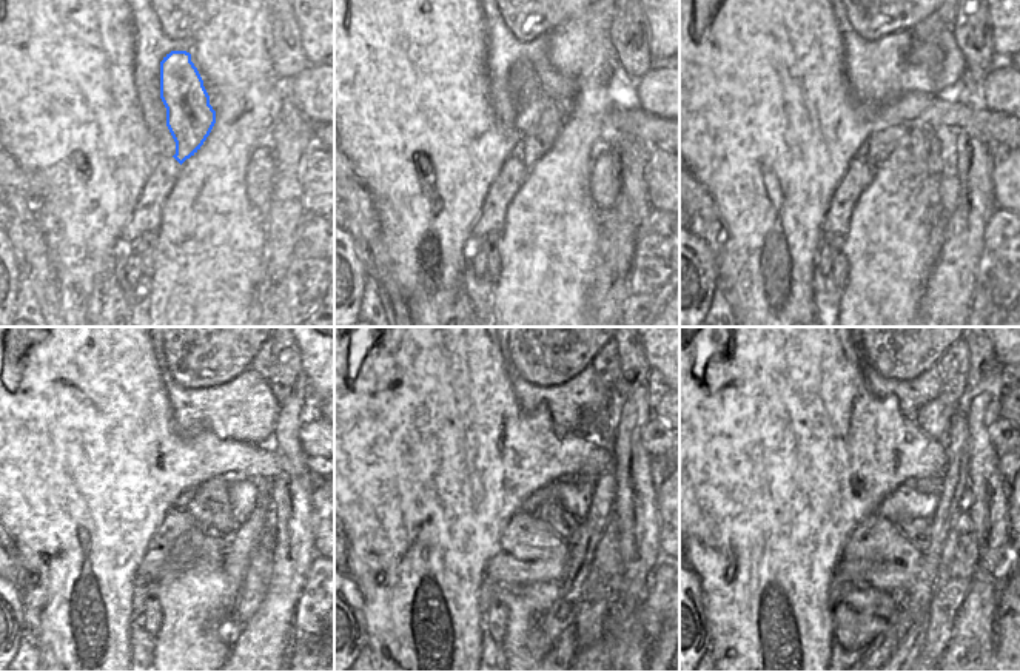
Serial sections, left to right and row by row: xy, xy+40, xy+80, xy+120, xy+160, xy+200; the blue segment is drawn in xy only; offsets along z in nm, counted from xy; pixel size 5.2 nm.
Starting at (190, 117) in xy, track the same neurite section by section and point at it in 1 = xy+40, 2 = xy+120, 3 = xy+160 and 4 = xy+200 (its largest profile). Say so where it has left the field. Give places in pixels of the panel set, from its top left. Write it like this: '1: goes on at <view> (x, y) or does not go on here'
1: goes on at xy+40 (538, 119)
2: goes on at xy+120 (210, 509)
3: goes on at xy+160 (564, 524)
4: goes on at xy+200 (915, 530)

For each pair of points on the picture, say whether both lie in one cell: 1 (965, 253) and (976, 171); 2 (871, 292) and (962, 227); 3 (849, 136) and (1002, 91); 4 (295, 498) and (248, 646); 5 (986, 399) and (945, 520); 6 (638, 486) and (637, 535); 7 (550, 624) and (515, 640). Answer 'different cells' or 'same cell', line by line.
1: same cell
2: different cells
3: different cells
4: same cell
5: different cells
6: same cell
7: different cells

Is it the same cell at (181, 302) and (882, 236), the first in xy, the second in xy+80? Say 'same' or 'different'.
same

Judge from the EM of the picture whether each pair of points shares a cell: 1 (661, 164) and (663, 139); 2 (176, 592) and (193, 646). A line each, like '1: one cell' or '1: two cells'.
1: two cells
2: one cell

